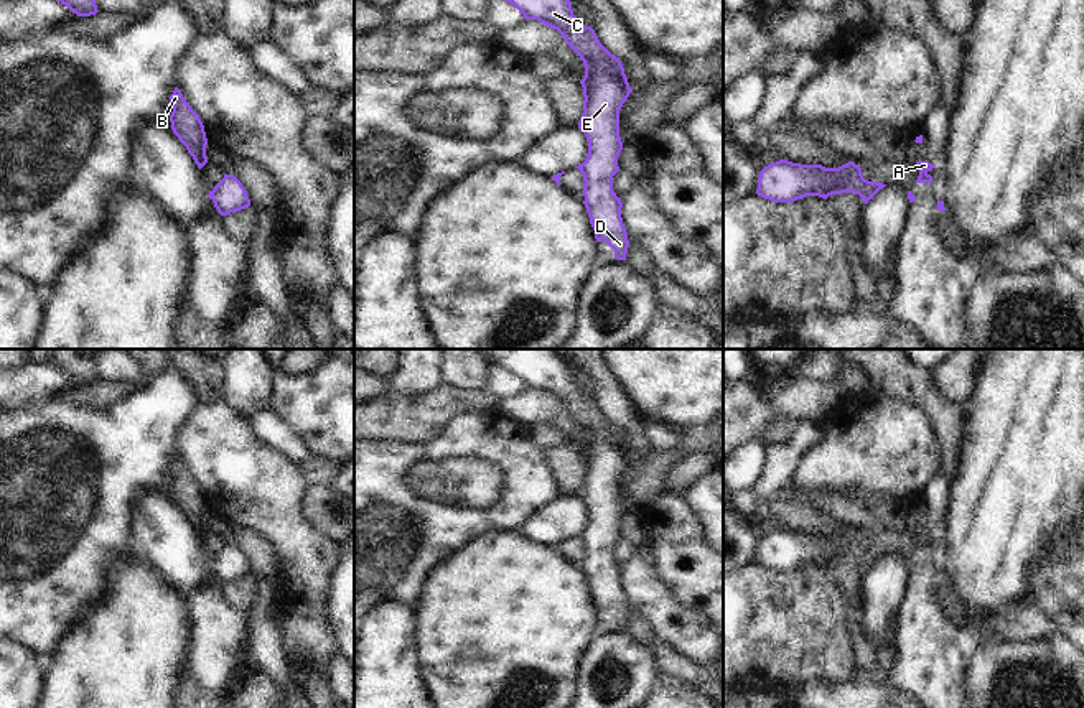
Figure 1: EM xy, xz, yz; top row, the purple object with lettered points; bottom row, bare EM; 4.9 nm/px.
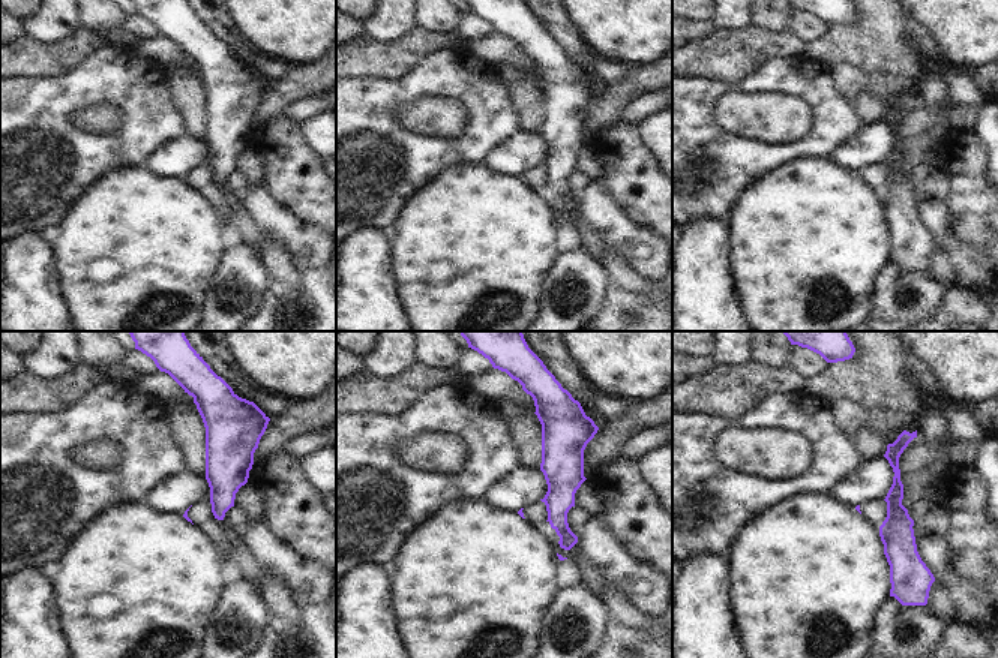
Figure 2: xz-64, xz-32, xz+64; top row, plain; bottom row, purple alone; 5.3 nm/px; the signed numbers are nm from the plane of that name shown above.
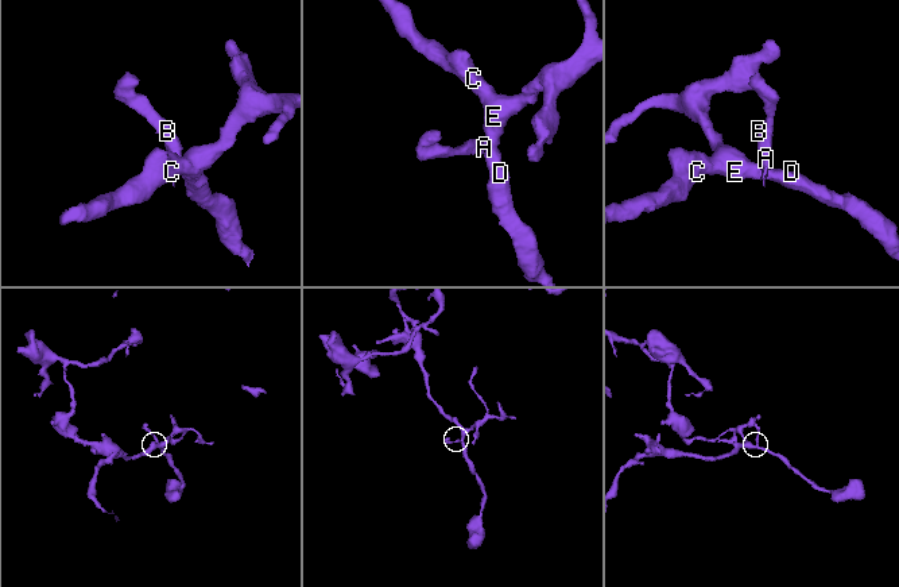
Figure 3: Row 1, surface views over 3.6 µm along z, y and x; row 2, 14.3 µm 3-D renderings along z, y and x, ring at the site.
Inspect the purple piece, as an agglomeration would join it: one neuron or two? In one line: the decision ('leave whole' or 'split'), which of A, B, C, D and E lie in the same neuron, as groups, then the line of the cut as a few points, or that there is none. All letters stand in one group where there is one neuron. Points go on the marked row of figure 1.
split; groups A B / C D E; cut xz (579, 165), (584, 175)

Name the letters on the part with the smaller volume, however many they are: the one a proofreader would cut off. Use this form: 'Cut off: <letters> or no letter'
Cut off: A, B

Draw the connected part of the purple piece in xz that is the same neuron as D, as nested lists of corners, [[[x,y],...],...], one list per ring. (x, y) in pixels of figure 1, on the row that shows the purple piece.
[[[506,0],[526,20],[537,20],[557,30],[565,43],[580,56],[585,76],[583,115],[578,128],[588,142],[588,155],[580,165],[583,196],[596,242],[605,240],[614,259],[626,260],[629,240],[621,217],[621,198],[613,191],[613,176],[619,171],[623,150],[619,137],[619,110],[633,89],[624,68],[598,40],[591,26],[585,26],[572,10],[570,0]]]

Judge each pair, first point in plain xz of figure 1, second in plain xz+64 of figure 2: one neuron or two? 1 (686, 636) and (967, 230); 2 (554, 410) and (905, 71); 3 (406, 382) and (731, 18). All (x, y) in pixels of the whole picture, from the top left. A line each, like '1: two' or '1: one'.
1: two
2: one
3: one

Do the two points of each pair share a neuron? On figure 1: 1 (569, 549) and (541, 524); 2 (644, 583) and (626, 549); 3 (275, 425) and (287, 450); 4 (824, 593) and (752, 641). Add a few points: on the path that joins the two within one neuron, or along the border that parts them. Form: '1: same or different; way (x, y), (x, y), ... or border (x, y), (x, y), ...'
1: different; border (574, 535), (565, 540)
2: different; border (635, 549), (621, 568)
3: same; way (275, 432), (287, 443)
4: same; way (806, 611), (786, 629), (770, 629)

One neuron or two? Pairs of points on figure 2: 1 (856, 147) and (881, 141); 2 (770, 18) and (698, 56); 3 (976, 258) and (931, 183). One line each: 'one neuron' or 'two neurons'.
1: one neuron
2: two neurons
3: one neuron

